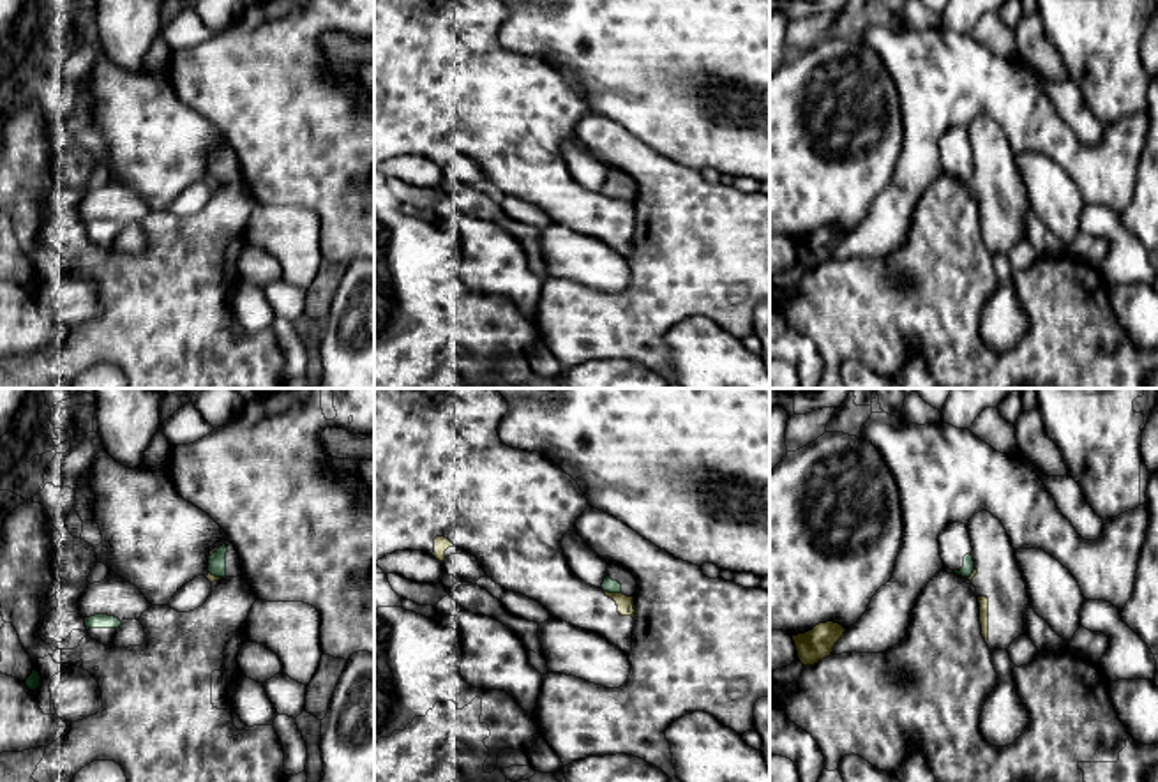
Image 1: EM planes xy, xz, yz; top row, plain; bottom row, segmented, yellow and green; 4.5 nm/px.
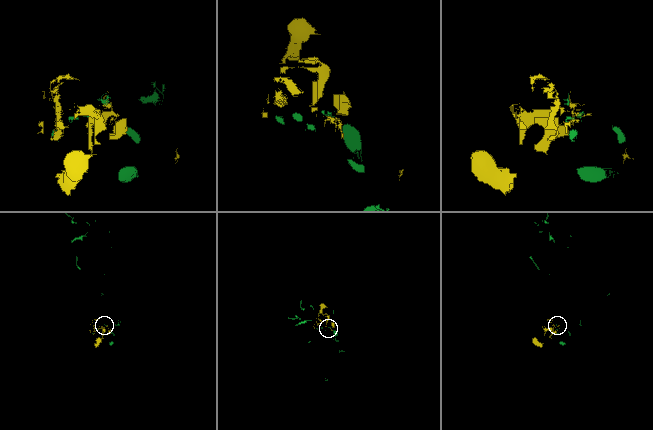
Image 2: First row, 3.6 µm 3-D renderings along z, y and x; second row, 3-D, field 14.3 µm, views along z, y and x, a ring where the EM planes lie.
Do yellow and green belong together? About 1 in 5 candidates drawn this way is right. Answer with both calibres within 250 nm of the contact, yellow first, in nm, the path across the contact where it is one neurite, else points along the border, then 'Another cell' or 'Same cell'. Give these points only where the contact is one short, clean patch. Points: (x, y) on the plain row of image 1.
Thickness 70 nm (yellow) against 60 nm. Boundary: xz (604, 195), (620, 198). Another cell

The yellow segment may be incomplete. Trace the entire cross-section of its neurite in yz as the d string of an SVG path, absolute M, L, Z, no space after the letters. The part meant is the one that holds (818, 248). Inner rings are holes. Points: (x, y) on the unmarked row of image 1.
M826 226L816 229L805 238L793 240L798 263L803 270L814 270L831 259L835 247L844 240L846 233L838 228Z

